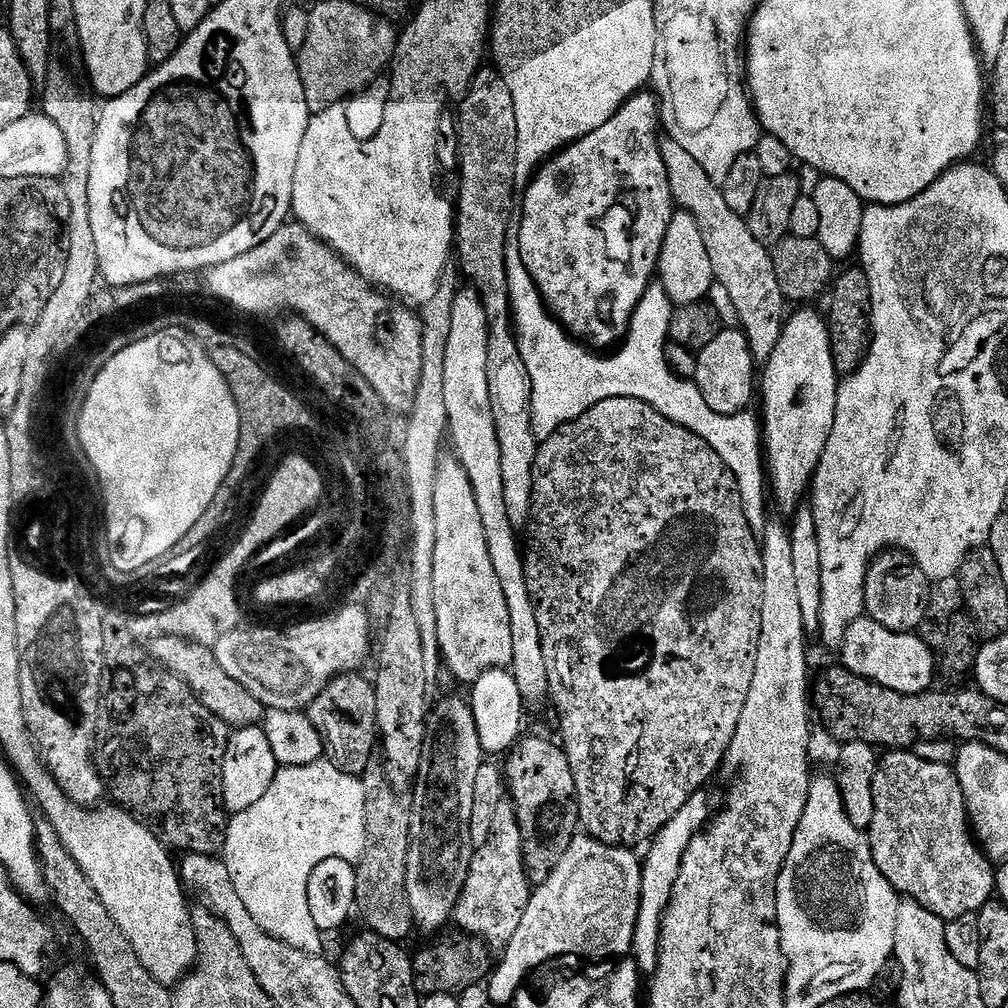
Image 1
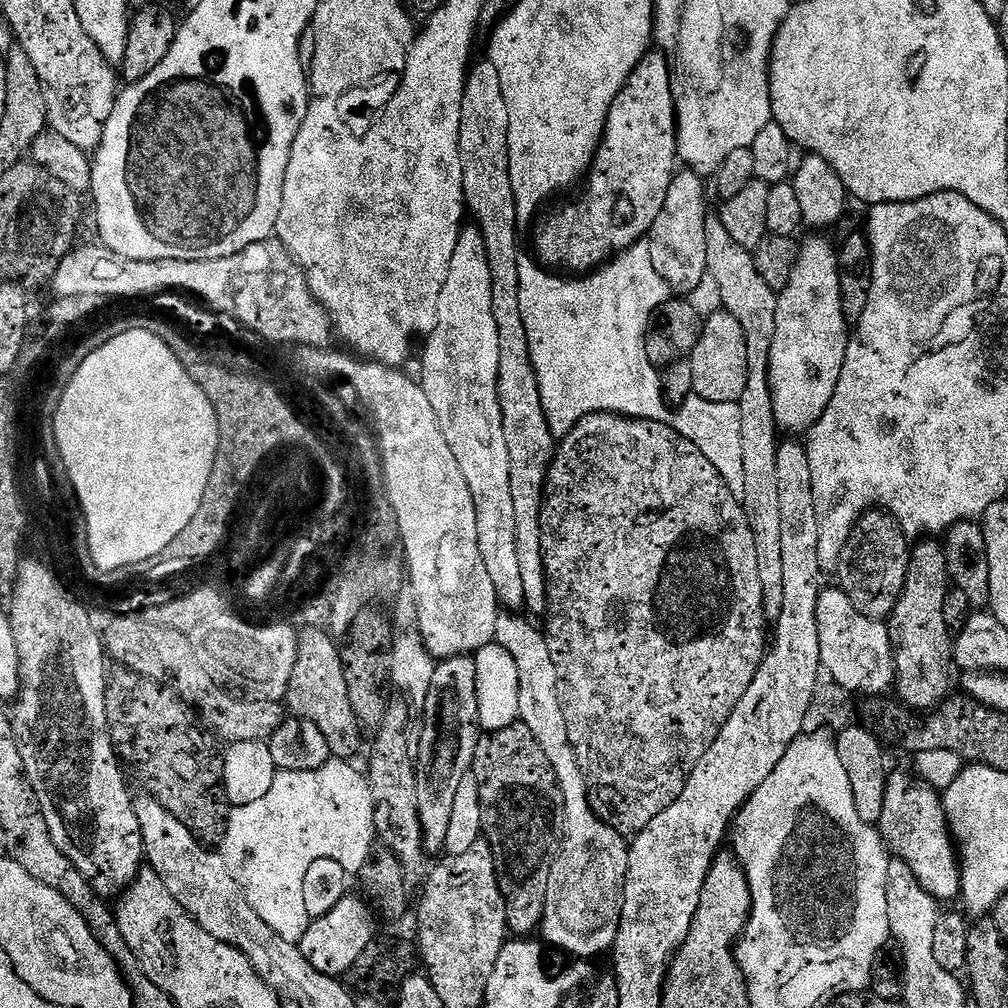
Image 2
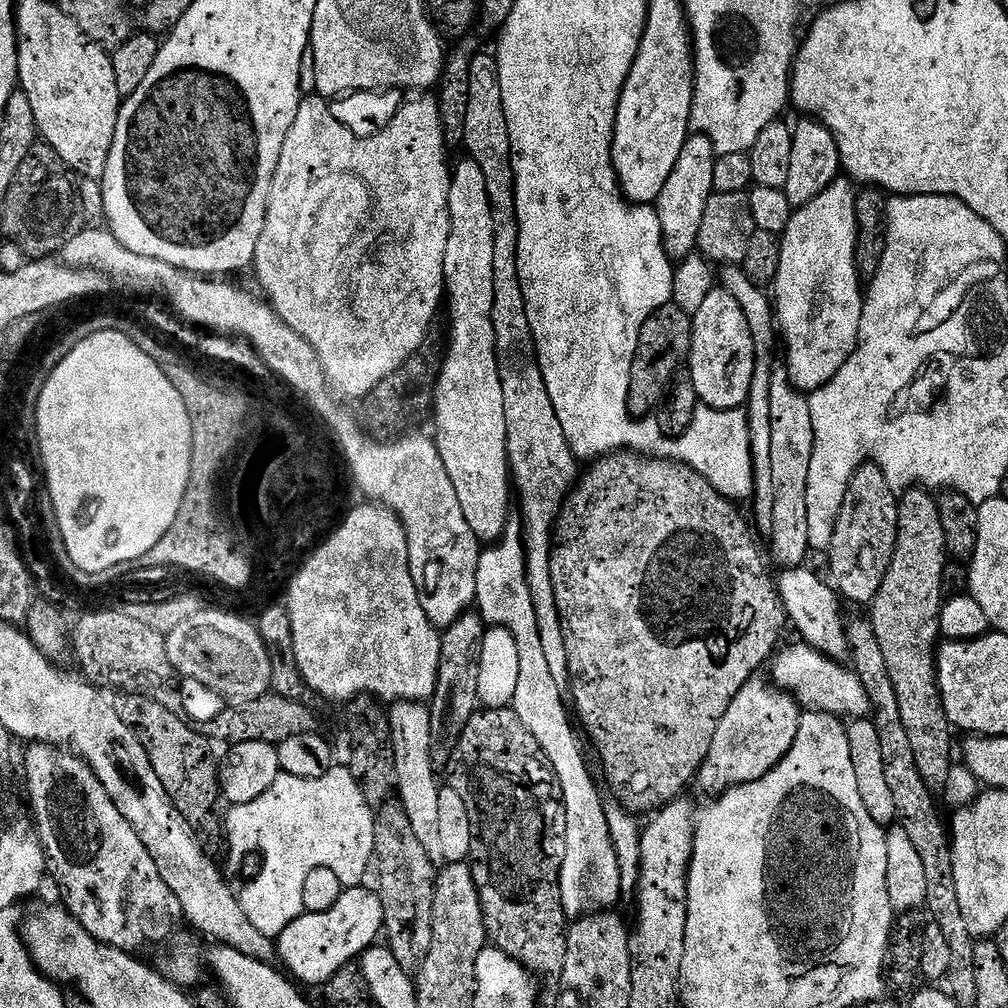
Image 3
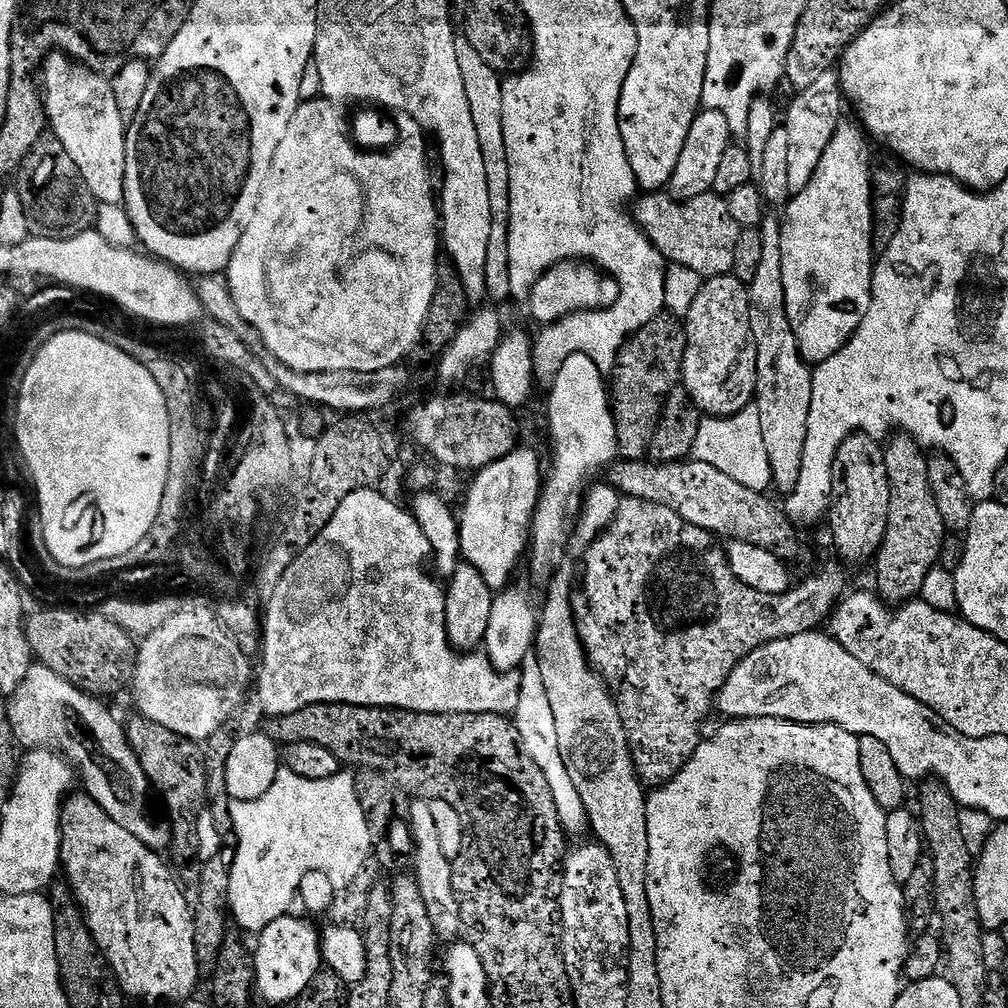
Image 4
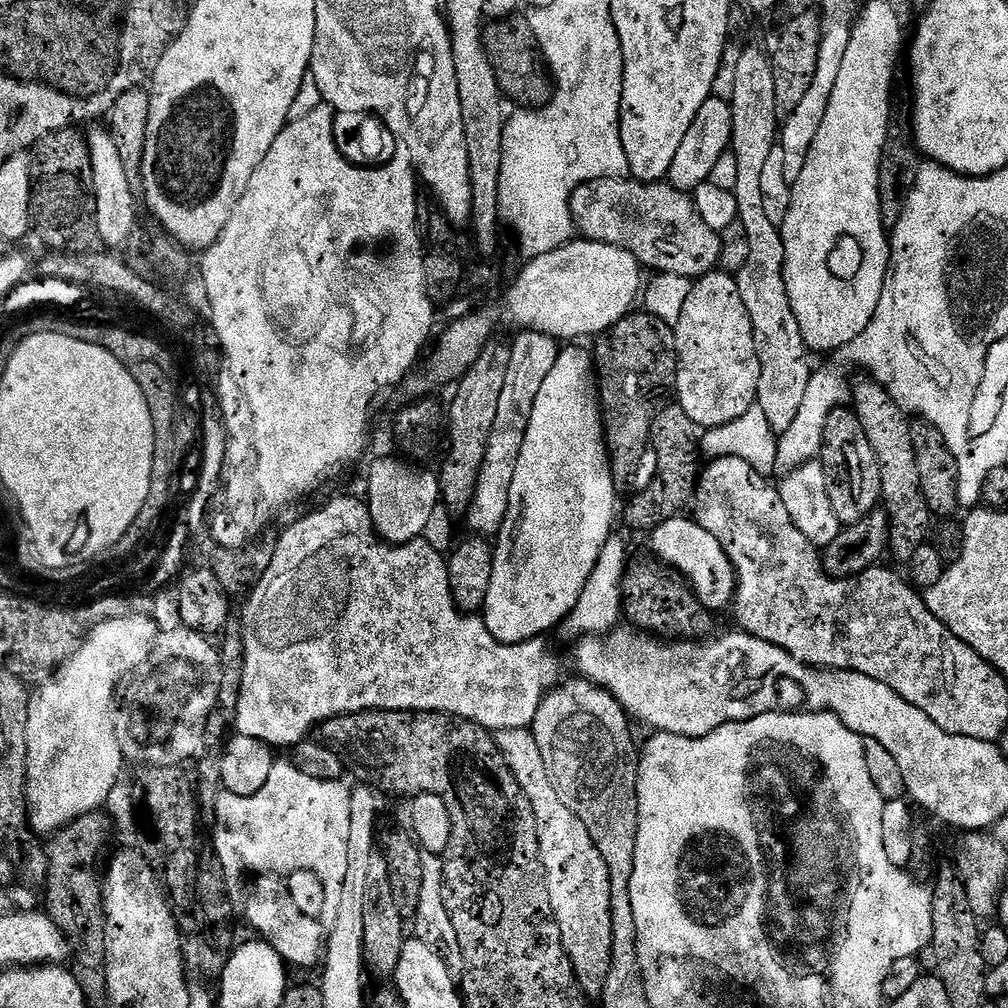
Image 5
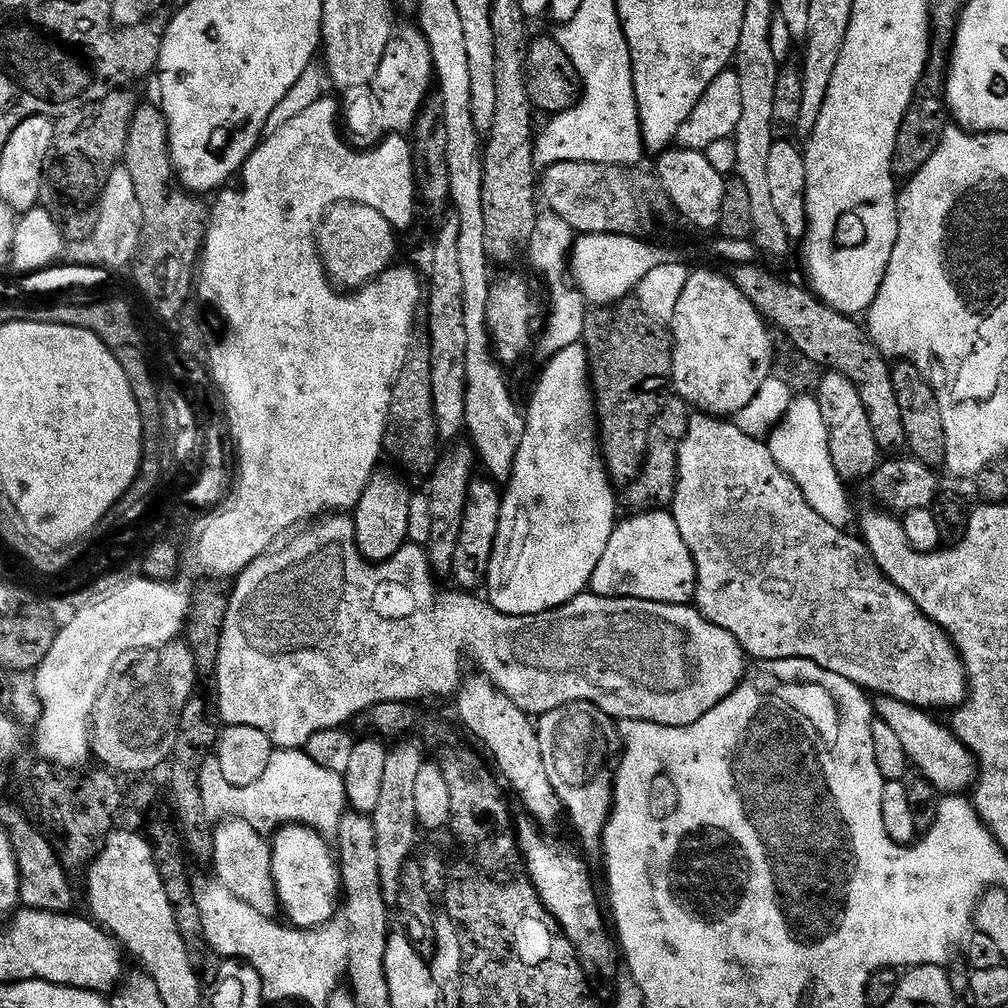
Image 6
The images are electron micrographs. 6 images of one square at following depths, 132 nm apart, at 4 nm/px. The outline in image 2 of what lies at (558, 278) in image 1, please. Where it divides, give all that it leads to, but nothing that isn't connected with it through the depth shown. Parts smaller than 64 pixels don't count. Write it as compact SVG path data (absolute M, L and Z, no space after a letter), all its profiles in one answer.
M650 50L644 55L644 60L638 62L634 74L630 74L626 86L622 86L618 98L614 98L610 106L600 148L592 160L591 168L588 169L588 189L581 194L580 200L558 209L541 226L540 233L536 236L536 248L540 251L539 263L564 274L587 274L601 264L608 263L613 256L627 252L629 248L641 243L651 232L658 214L662 214L662 206L666 203L666 190L670 190L670 182L677 171L676 103L672 93L668 59L663 52Z

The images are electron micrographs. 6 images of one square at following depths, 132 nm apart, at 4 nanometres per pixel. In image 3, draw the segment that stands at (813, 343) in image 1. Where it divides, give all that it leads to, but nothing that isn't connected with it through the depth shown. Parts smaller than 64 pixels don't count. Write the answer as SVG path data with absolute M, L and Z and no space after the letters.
M837 178L833 184L826 186L826 190L822 194L818 194L818 198L814 198L814 202L810 202L806 206L802 206L793 211L792 217L790 218L790 226L786 226L786 230L779 237L780 261L778 262L778 274L776 275L774 285L774 291L776 291L776 296L774 292L774 311L778 332L782 337L783 347L784 344L788 347L788 361L786 361L788 376L791 378L793 386L805 394L817 392L819 388L826 386L826 382L830 382L830 378L834 378L834 374L838 374L838 370L842 370L842 366L852 357L852 351L855 350L860 338L860 323L862 322L862 310L864 309L864 292L862 291L860 272L856 268L856 239L858 238L856 193L857 189L854 187L851 179Z

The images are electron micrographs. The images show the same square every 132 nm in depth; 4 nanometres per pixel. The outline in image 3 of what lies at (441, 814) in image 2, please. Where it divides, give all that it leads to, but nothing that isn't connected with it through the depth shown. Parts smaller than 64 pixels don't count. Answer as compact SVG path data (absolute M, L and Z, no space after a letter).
M469 610L458 617L451 626L443 629L440 637L440 669L436 693L430 701L432 713L432 756L436 762L452 759L453 745L459 740L462 730L478 711L478 670L486 625L475 611Z

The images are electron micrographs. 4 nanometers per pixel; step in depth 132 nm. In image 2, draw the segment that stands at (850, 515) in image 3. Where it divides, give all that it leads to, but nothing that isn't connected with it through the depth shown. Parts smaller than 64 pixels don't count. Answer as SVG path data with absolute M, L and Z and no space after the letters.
M883 510L865 512L840 551L838 586L846 598L854 602L854 610L871 620L887 621L906 586L911 557L910 537L890 513Z

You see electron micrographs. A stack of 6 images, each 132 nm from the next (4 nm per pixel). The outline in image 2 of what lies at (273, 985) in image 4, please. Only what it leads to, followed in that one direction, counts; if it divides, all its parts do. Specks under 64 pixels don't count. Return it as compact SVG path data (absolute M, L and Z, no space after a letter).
M355 894L344 896L342 902L338 902L338 906L330 910L330 914L317 916L309 923L306 934L301 938L298 947L300 953L306 958L306 962L314 966L314 970L327 976L343 977L350 970L350 966L358 962L362 950L366 950L366 946L370 946L370 942L377 935L377 917L369 901L357 896Z

